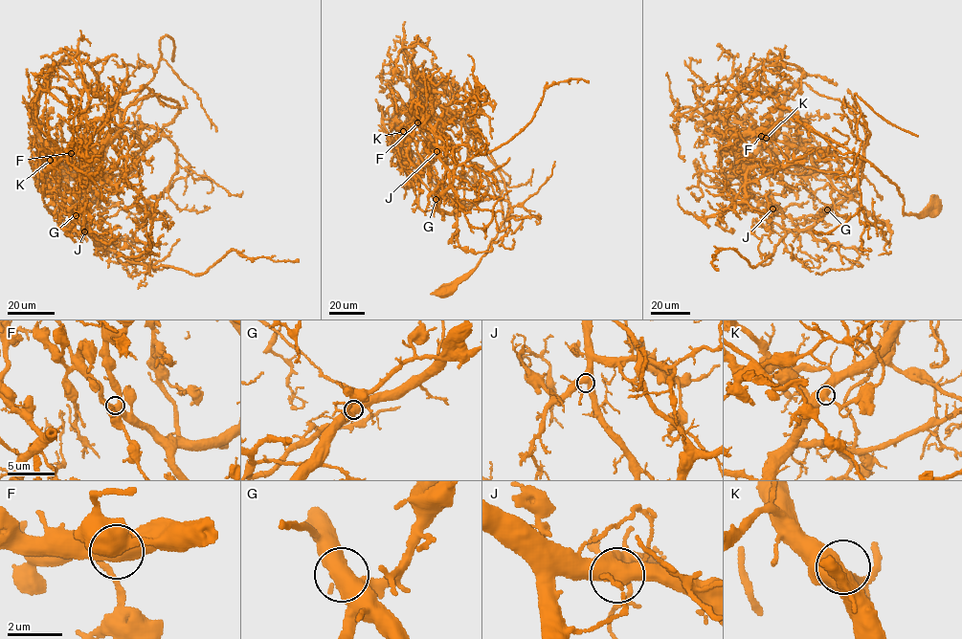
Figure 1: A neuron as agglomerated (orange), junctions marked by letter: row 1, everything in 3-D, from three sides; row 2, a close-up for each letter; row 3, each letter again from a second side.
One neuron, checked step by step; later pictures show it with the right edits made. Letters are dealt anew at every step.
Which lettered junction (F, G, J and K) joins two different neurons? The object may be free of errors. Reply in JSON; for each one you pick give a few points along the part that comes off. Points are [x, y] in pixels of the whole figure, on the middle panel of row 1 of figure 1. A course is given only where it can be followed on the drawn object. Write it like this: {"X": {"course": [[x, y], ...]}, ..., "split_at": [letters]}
{"G": {"course": [[436, 199], [439, 210], [465, 206], [446, 200], [430, 167], [401, 143], [419, 96], [412, 61], [421, 40]]}, "split_at": ["G"]}

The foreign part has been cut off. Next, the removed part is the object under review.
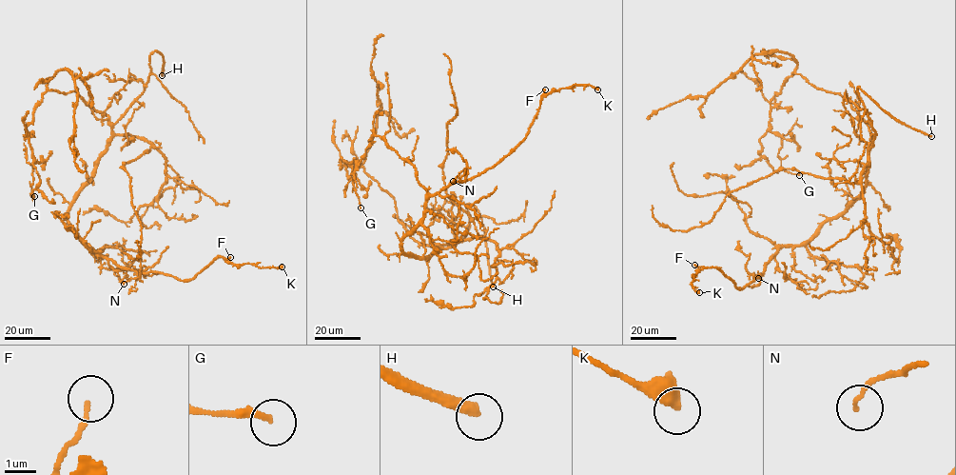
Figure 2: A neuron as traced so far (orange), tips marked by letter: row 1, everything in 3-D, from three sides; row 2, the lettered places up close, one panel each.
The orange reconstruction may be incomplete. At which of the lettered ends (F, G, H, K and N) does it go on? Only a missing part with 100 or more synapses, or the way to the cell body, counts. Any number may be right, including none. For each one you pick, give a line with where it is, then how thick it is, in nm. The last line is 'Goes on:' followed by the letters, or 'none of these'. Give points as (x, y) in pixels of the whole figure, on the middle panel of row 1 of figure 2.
H: (493, 286) | 360 nm
Goes on: H

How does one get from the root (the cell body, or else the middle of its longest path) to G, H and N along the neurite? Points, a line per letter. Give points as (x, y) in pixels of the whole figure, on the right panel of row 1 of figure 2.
G: (866, 177), (868, 126), (848, 100), (794, 71), (770, 102), (770, 129), (781, 137), (781, 167), (799, 175)
H: (866, 177), (868, 152), (876, 131), (857, 88), (899, 121), (931, 136)
N: (866, 177), (864, 192), (849, 207), (824, 221), (810, 240), (780, 247), (762, 273), (751, 273), (758, 278)

